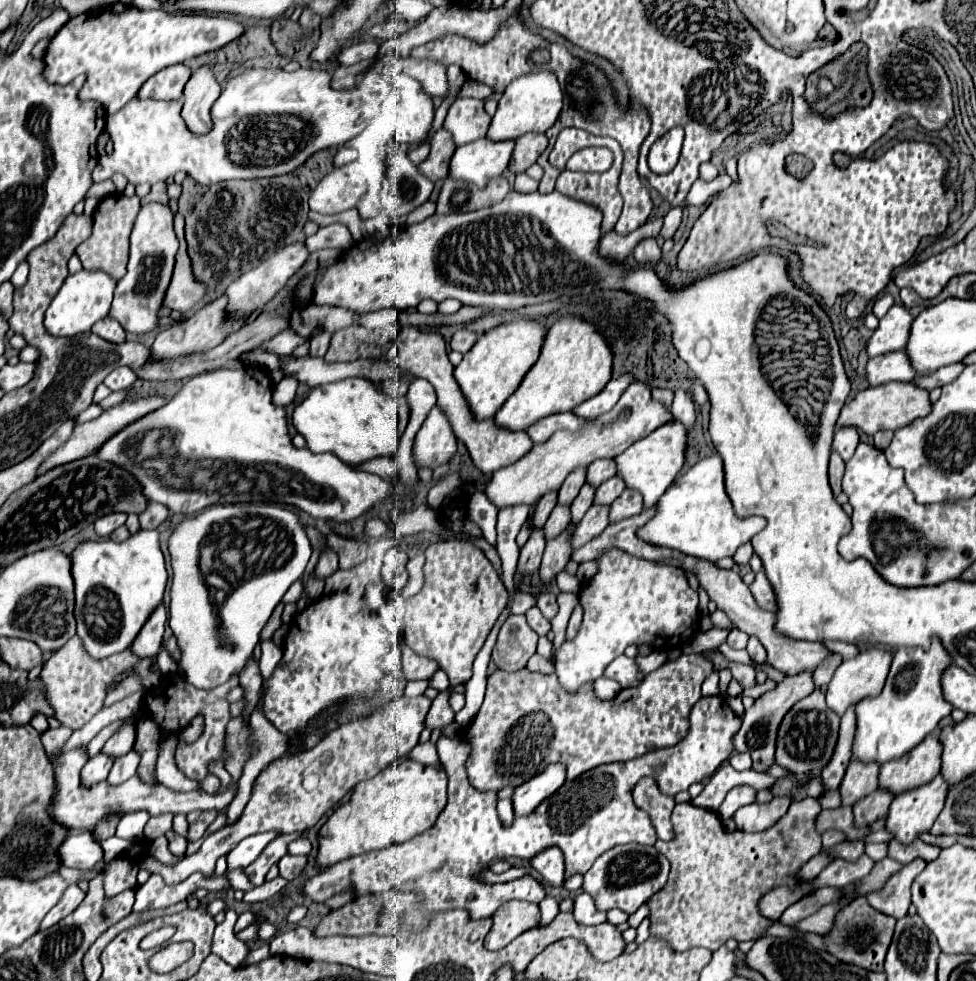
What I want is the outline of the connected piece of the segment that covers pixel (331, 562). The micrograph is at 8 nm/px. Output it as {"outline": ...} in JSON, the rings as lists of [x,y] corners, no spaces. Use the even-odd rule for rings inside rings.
{"outline":[[[324,550],[320,556],[320,562],[316,566],[316,576],[318,578],[328,578],[338,570],[338,556],[332,550]]]}

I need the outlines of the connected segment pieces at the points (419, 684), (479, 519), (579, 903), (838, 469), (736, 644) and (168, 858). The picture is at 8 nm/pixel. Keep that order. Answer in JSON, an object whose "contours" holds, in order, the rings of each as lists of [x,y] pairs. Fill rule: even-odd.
{"contours":[[[[426,680],[408,682],[408,684],[406,684],[406,690],[404,690],[404,696],[408,696],[408,698],[416,698],[416,696],[422,696],[426,688],[428,688],[428,682],[426,682]]],[[[474,492],[470,496],[468,514],[482,528],[486,542],[494,548],[496,548],[496,512],[498,512],[498,508],[486,498],[486,494]]],[[[580,894],[574,902],[574,918],[582,926],[596,926],[606,922],[606,914],[596,908],[596,902],[590,894]]],[[[832,450],[832,454],[830,454],[830,468],[828,468],[828,478],[830,478],[832,492],[834,492],[836,496],[842,492],[842,488],[840,488],[842,476],[844,476],[844,462],[842,462],[842,458],[838,456],[838,452],[836,452],[836,450]]],[[[734,628],[734,630],[730,632],[730,636],[728,636],[728,644],[730,644],[732,648],[736,648],[736,650],[742,650],[742,648],[746,648],[746,644],[748,644],[748,636],[746,636],[744,632],[738,632],[738,628]]],[[[165,836],[158,837],[153,840],[149,846],[149,855],[156,858],[165,864],[175,864],[178,860],[181,860],[184,856],[174,856],[168,850],[168,842]]]]}

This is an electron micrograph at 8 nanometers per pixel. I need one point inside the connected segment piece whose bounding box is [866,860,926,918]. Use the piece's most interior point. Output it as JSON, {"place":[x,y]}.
{"place":[893,899]}

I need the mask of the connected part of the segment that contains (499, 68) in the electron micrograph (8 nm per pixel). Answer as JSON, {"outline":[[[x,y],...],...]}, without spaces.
{"outline":[[[518,12],[512,14],[508,20],[504,20],[500,24],[500,28],[496,30],[494,38],[488,40],[486,44],[480,44],[480,42],[470,40],[470,38],[460,36],[460,34],[442,34],[436,40],[430,40],[422,46],[412,48],[410,54],[414,58],[442,60],[442,64],[446,64],[446,66],[458,64],[470,80],[476,80],[476,82],[490,86],[496,94],[502,94],[504,88],[518,76],[524,76],[524,74],[530,74],[530,72],[540,72],[540,70],[552,70],[558,76],[558,82],[560,82],[560,88],[562,88],[562,94],[564,94],[564,108],[562,108],[562,116],[558,118],[558,122],[546,132],[550,144],[542,152],[542,156],[538,158],[538,164],[544,168],[544,176],[540,180],[538,192],[550,194],[554,190],[558,170],[554,170],[554,166],[548,164],[548,152],[552,150],[558,132],[564,130],[564,128],[570,128],[570,126],[582,128],[588,134],[610,136],[610,138],[618,140],[622,150],[624,150],[624,166],[622,166],[620,184],[618,184],[620,194],[624,198],[624,210],[622,210],[622,214],[616,222],[616,230],[626,234],[626,232],[632,232],[634,228],[642,226],[648,220],[654,204],[652,204],[652,198],[648,194],[648,188],[638,180],[636,164],[638,164],[640,144],[644,142],[644,138],[650,132],[650,116],[642,108],[630,112],[628,104],[626,104],[626,108],[620,108],[618,100],[614,96],[614,88],[612,88],[610,78],[598,66],[582,62],[580,58],[572,56],[566,50],[566,46],[546,42],[542,36],[526,30],[524,20]]]}

